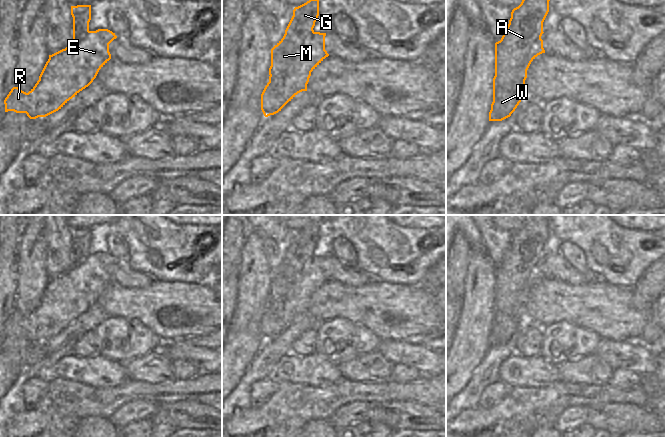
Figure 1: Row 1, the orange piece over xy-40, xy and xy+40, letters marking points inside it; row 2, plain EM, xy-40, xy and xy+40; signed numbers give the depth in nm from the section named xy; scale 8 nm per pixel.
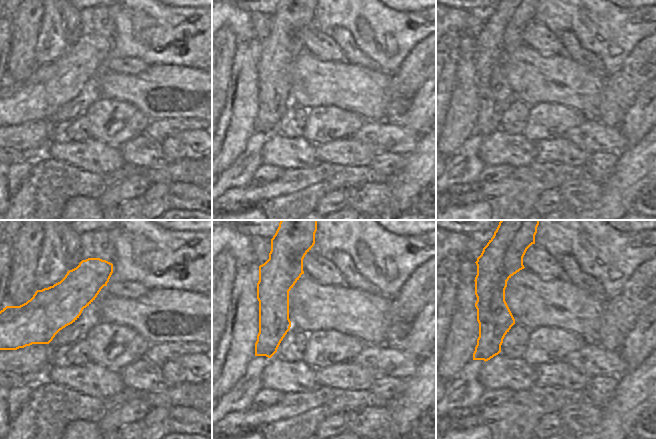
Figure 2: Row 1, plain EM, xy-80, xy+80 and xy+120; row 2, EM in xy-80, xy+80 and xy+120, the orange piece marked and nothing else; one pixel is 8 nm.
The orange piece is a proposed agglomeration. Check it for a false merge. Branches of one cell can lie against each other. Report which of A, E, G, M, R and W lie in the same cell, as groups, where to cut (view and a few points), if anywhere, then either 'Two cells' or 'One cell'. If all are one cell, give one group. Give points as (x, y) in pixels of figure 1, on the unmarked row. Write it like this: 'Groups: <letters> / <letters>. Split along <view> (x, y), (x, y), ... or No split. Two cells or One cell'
Groups: A G M W / E R. Split along xy (315, 256), (293, 280), (289, 298), (283, 302), (270, 300). Two cells

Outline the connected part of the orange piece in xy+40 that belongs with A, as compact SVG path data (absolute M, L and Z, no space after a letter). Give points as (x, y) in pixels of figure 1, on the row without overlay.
M525 215L521 228L511 236L501 264L495 267L495 300L489 345L510 341L526 319L523 290L544 257L543 246L549 236L550 223L551 215Z

